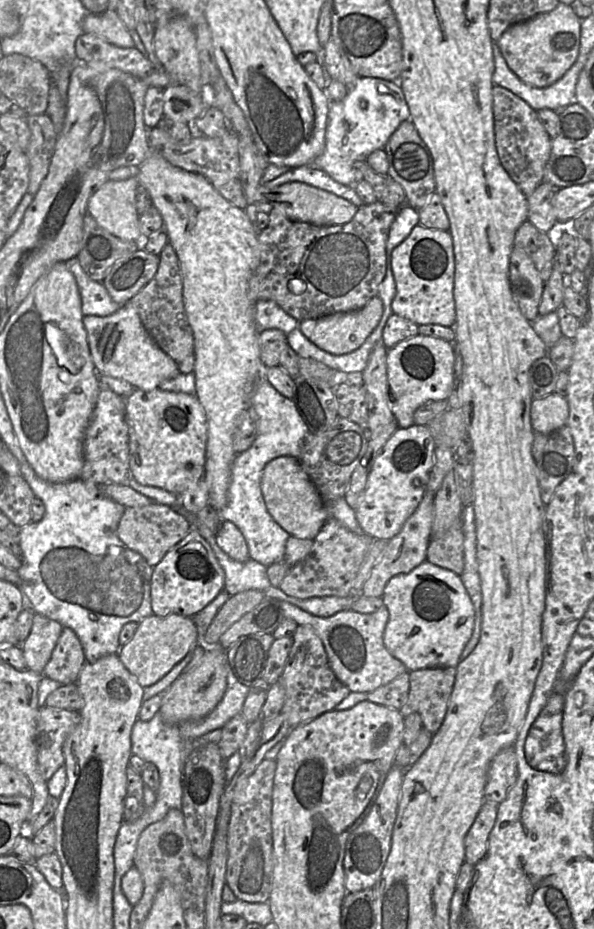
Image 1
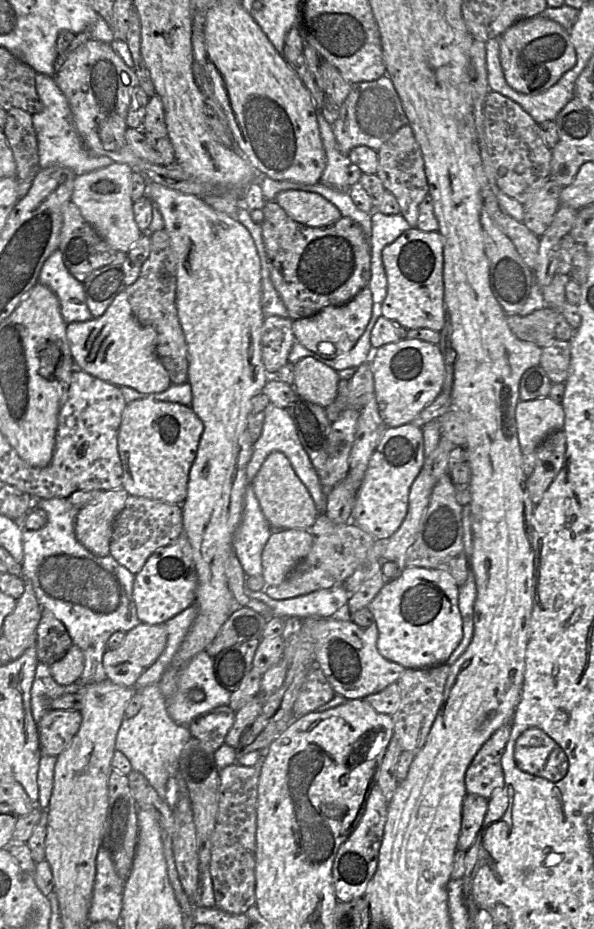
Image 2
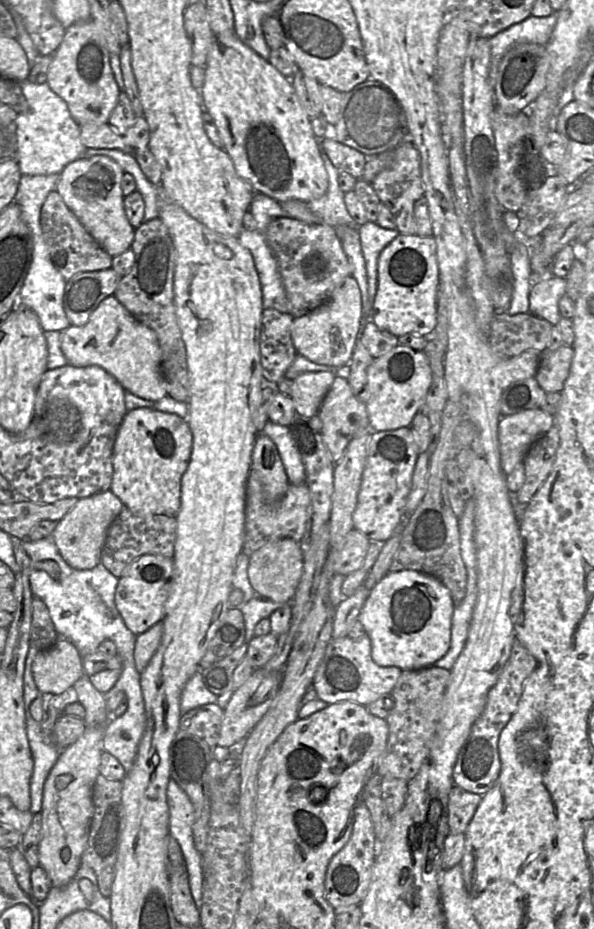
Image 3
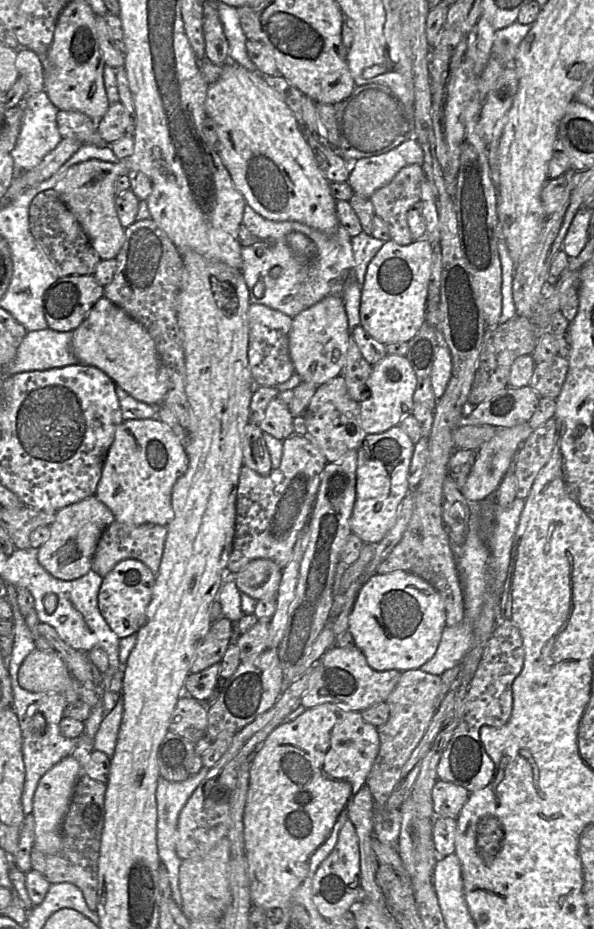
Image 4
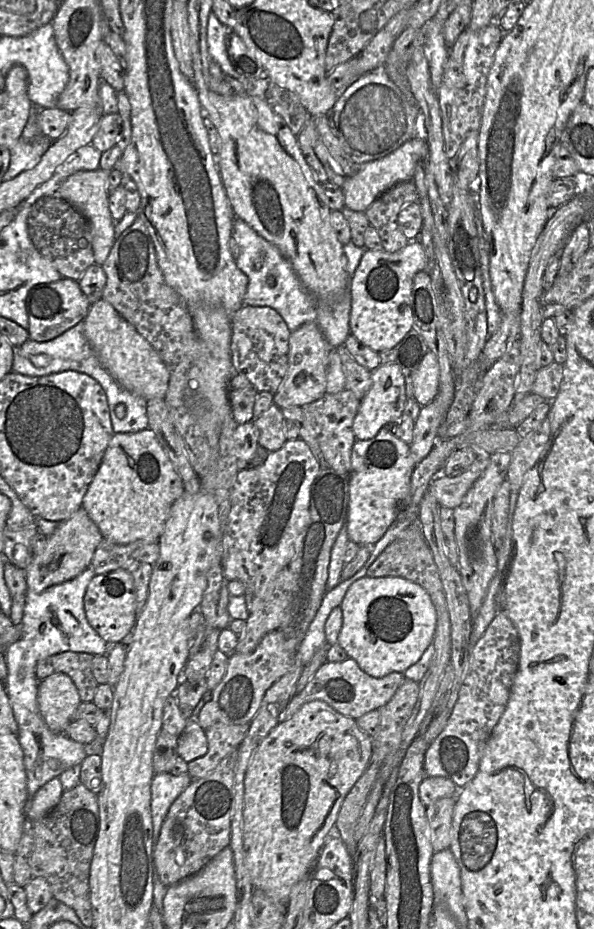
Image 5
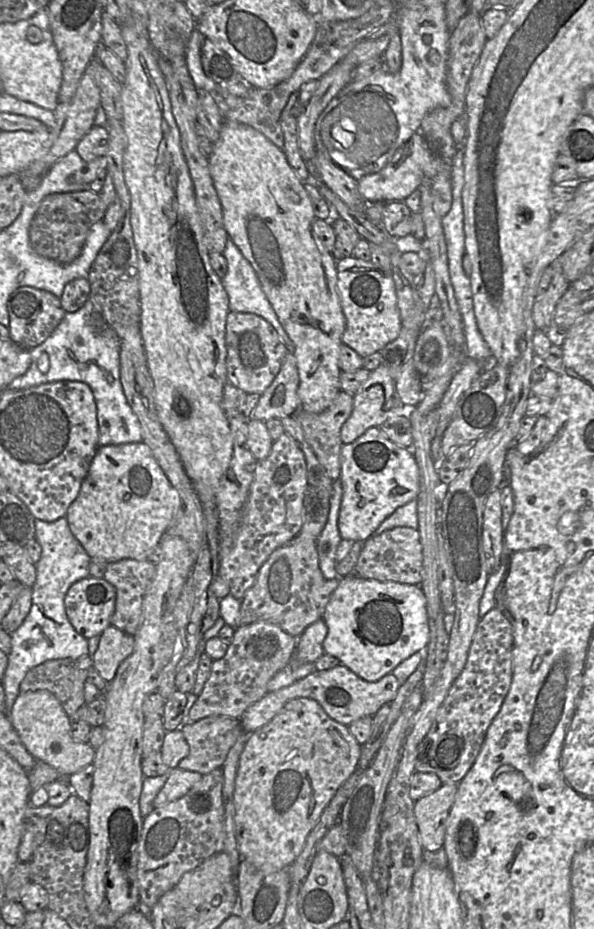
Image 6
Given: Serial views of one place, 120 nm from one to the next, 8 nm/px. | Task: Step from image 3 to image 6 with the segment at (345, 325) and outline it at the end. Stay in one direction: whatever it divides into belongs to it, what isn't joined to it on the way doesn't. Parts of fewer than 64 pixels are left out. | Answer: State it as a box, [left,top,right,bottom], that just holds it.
[249,351,301,421]

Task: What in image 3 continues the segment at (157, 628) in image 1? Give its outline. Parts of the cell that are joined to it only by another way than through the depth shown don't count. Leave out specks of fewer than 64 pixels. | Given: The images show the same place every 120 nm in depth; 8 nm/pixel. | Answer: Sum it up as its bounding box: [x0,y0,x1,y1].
[82,652,122,693]

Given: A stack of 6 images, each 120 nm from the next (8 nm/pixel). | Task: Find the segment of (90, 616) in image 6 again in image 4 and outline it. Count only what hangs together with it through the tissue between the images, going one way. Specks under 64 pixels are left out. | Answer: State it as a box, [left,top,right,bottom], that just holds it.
[98,559,156,638]

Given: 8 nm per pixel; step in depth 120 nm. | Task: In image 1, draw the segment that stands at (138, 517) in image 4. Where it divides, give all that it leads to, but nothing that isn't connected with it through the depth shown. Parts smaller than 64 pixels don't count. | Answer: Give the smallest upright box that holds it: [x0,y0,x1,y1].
[126,387,207,495]

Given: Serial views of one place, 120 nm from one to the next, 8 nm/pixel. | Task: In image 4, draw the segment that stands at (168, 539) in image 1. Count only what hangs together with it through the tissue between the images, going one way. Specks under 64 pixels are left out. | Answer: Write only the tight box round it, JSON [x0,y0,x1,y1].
[92,520,167,576]

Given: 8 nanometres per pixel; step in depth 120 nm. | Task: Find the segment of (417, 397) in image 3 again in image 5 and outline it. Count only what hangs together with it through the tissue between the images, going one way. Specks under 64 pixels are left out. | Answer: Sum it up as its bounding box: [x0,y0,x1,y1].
[353,363,407,440]

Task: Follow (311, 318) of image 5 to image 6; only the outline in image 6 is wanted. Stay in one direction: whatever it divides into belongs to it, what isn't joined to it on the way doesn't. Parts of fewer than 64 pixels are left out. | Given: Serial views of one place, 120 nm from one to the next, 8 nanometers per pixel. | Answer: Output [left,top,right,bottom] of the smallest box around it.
[222,240,291,351]

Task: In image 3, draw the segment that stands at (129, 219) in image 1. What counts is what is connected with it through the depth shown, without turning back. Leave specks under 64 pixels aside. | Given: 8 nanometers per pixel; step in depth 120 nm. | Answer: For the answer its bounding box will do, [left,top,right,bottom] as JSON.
[56,156,135,257]

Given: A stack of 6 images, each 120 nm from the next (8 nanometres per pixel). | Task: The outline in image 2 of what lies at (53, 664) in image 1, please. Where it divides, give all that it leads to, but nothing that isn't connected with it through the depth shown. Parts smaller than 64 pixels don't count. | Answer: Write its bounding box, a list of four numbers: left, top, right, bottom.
[36,609,73,666]

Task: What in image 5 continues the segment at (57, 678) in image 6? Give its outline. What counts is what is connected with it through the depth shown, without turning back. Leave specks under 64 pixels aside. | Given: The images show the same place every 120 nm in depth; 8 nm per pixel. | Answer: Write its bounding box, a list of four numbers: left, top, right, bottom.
[35,651,99,702]

